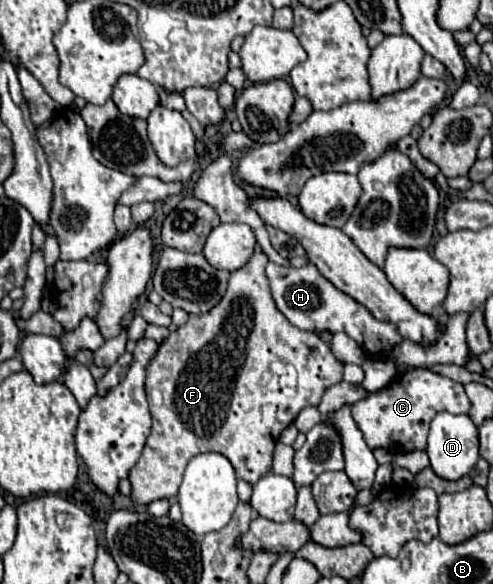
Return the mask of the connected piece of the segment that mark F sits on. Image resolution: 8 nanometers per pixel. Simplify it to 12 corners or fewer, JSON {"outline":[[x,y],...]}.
{"outline":[[256,251],[146,369],[132,501],[206,451],[254,485],[342,381]]}

